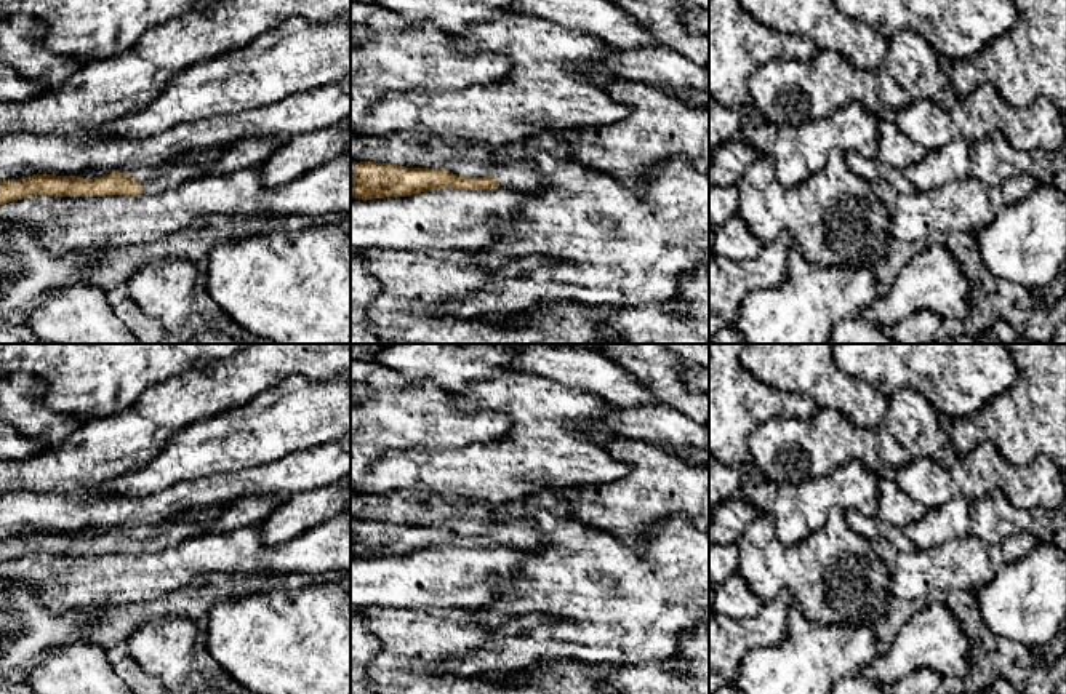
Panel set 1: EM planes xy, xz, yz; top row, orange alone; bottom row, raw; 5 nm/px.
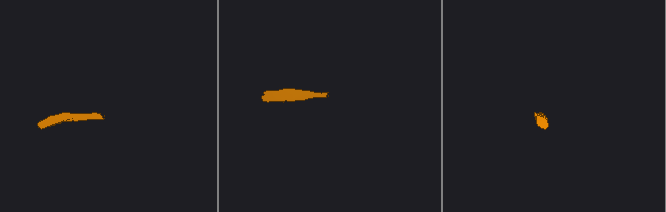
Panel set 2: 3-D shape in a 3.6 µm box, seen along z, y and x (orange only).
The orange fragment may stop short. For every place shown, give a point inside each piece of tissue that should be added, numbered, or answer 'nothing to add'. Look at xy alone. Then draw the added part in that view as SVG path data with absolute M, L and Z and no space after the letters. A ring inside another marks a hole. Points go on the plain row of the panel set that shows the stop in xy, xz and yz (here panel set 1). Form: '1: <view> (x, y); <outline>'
1: xy (253, 510); M261 494L242 497L227 505L210 524L200 523L174 523L168 531L152 539L142 540L142 550L154 553L168 547L176 547L182 540L202 532L232 532L246 526L261 526L271 512L283 501L279 494Z

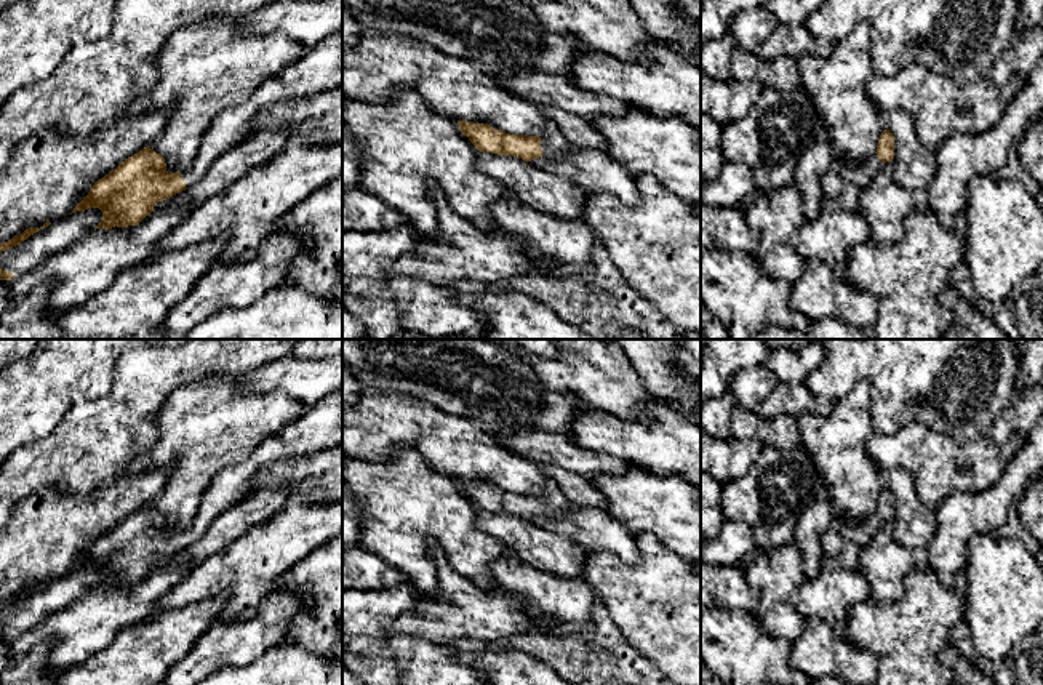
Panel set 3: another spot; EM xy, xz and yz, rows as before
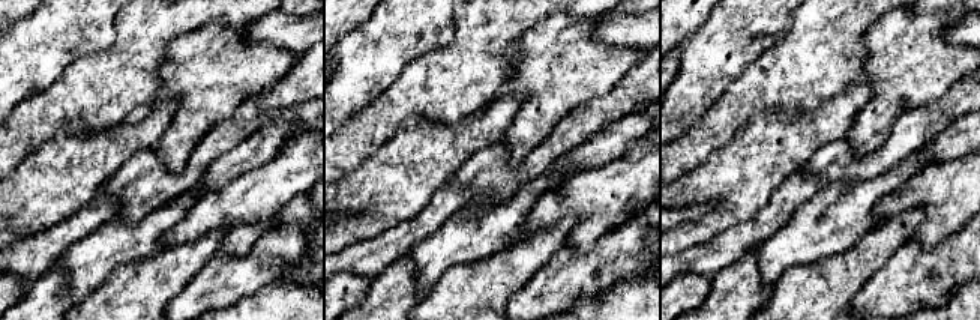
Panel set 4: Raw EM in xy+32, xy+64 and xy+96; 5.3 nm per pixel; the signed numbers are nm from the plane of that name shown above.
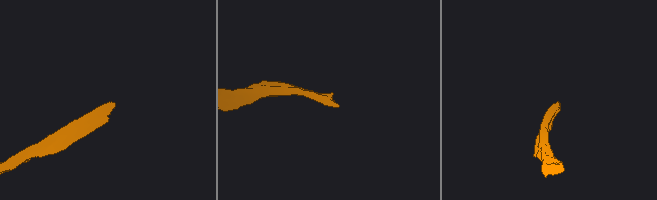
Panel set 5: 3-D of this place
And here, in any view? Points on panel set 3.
1: xz (552, 501); M549 480L541 495L541 507L544 515L565 519L571 507L571 503L563 496L563 493L557 488L557 485Z

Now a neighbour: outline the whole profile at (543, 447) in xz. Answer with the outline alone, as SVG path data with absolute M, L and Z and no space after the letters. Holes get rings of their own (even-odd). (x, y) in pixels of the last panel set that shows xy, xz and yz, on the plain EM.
M514 432L494 435L498 443L536 463L547 463L593 479L600 474L622 475L635 464L622 463L603 453L576 447L571 440L553 432Z

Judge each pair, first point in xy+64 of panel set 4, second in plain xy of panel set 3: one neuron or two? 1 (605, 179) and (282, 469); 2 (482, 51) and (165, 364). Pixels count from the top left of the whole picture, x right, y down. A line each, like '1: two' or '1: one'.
1: two
2: one

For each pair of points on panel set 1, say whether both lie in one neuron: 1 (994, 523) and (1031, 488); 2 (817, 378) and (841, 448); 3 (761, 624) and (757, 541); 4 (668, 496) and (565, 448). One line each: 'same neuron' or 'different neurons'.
1: different neurons
2: different neurons
3: different neurons
4: different neurons

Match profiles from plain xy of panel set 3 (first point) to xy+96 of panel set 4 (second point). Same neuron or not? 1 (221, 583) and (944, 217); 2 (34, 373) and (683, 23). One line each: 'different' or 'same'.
1: same
2: different

